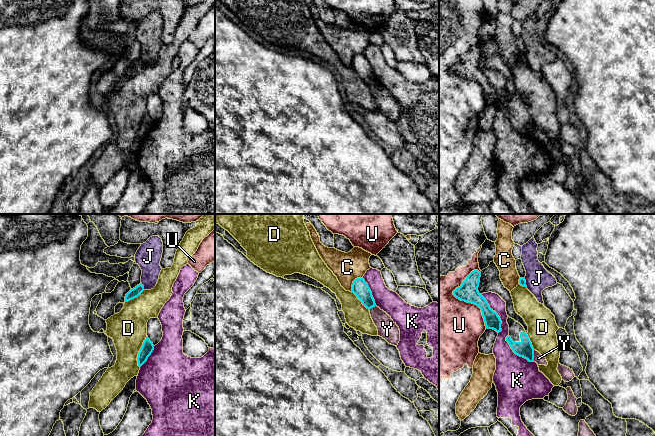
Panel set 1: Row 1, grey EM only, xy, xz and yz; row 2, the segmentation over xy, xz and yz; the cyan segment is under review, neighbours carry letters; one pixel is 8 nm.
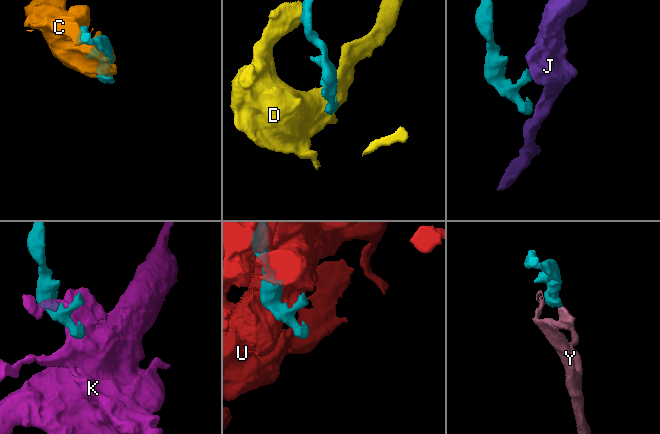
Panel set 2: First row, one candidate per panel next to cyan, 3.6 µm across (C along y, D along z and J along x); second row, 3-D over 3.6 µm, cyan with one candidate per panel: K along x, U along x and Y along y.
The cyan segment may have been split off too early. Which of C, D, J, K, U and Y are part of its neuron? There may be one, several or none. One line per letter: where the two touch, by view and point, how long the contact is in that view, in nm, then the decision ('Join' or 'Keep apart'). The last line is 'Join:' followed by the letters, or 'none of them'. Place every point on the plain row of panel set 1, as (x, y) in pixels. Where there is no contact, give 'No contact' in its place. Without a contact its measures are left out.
C: Touches cyan at xz (353, 58). Shared border 150 nm. Keep apart
D: Touches cyan at xy (139, 128). Shared border 260 nm. Keep apart
J: Touches cyan at xy (143, 62). Shared border 70 nm. Keep apart
K: Touches cyan at yz (497, 90). Shared border 360 nm. Keep apart
U: Touches cyan at yz (463, 76). Shared border 480 nm. Keep apart
Y: Touches cyan at yz (533, 131). Shared border 90 nm. Keep apart
Join: none of them

